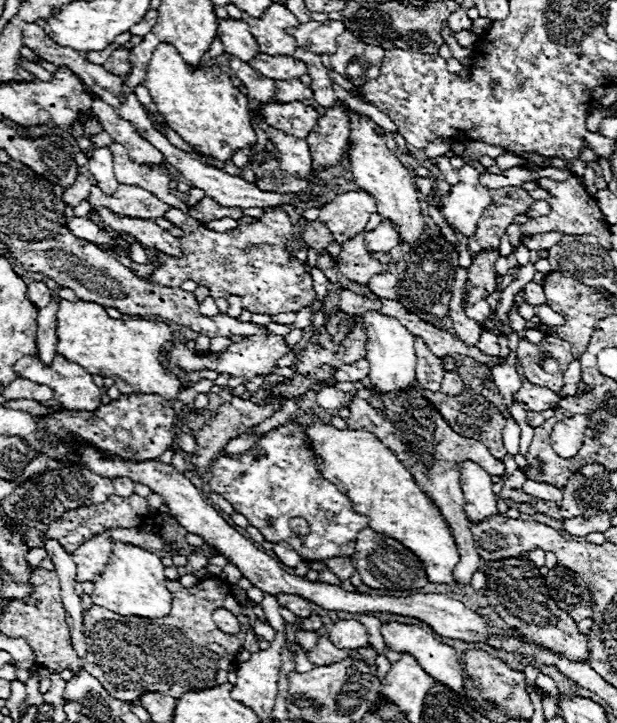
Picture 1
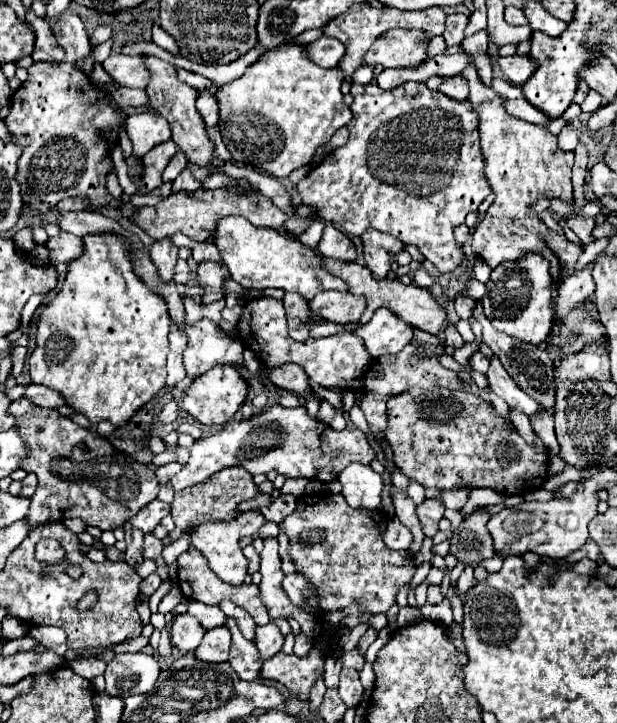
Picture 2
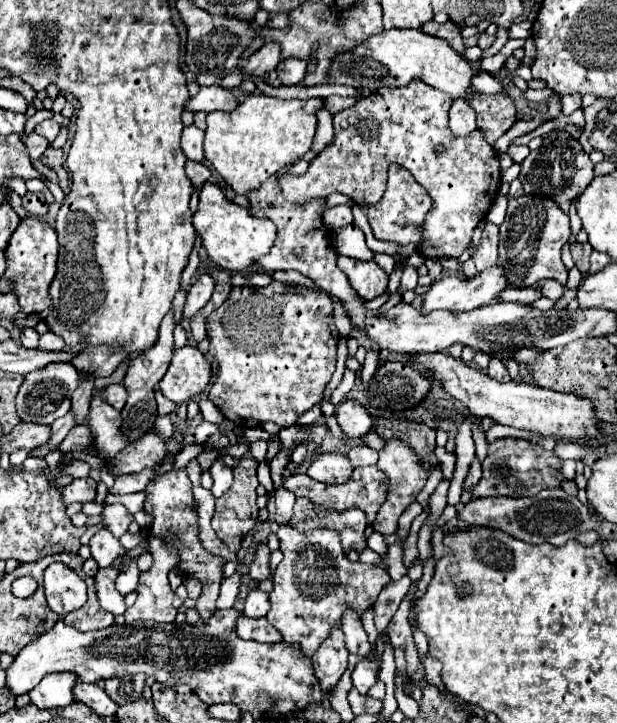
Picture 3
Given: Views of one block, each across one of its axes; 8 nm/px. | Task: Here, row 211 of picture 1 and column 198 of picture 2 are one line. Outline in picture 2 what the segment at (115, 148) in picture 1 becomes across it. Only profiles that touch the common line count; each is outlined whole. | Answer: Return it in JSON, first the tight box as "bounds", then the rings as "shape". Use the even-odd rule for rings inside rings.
{"bounds":[174,168,202,192],"shape":[[[188,168],[182,170],[182,174],[174,180],[174,192],[176,190],[188,190],[188,192],[194,192],[196,188],[200,188],[202,184],[192,176],[192,172]]]}

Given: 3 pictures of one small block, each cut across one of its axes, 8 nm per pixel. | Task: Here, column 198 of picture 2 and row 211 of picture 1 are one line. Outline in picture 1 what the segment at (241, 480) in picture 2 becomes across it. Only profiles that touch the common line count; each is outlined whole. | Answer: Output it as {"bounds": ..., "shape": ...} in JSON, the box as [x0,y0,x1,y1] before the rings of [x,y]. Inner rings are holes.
{"bounds":[468,186,534,256],"shape":[[[522,186],[490,190],[490,196],[490,208],[482,214],[474,236],[468,238],[468,252],[472,256],[482,250],[498,250],[506,226],[510,226],[518,214],[524,214],[534,204],[534,198],[530,198],[528,190]]]}

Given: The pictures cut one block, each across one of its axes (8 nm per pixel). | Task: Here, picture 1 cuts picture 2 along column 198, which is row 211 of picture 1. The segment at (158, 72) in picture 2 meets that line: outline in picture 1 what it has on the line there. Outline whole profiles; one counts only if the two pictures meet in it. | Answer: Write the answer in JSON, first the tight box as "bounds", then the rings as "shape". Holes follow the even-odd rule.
{"bounds":[88,184,170,218],"shape":[[[120,184],[118,190],[110,196],[106,196],[98,186],[92,186],[88,202],[94,208],[106,206],[116,214],[130,218],[158,218],[170,210],[170,206],[156,198],[152,192],[130,184]]]}

